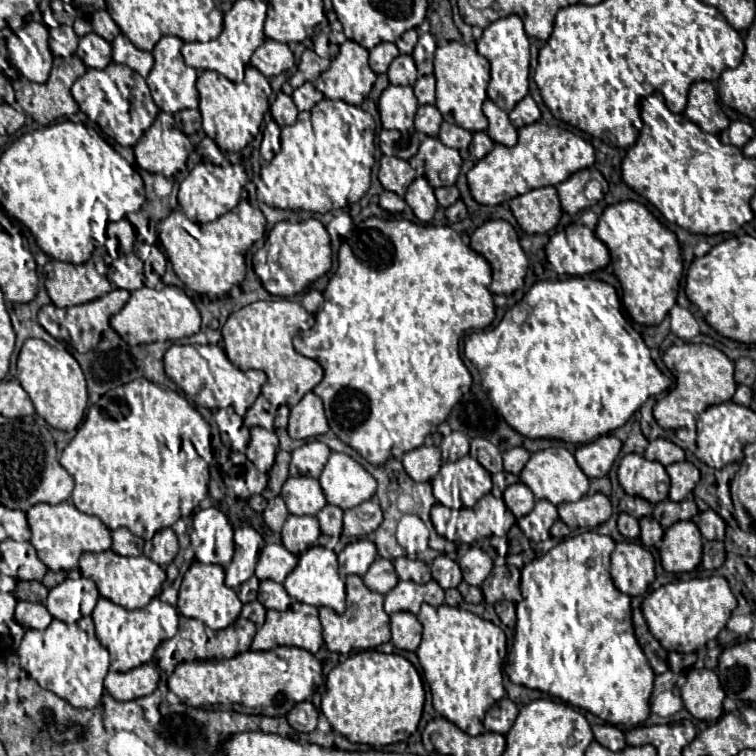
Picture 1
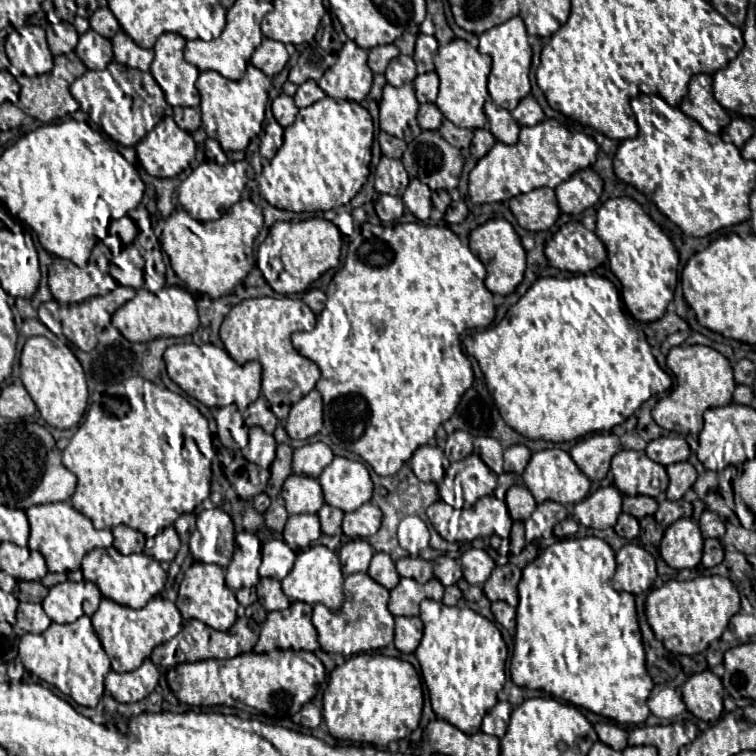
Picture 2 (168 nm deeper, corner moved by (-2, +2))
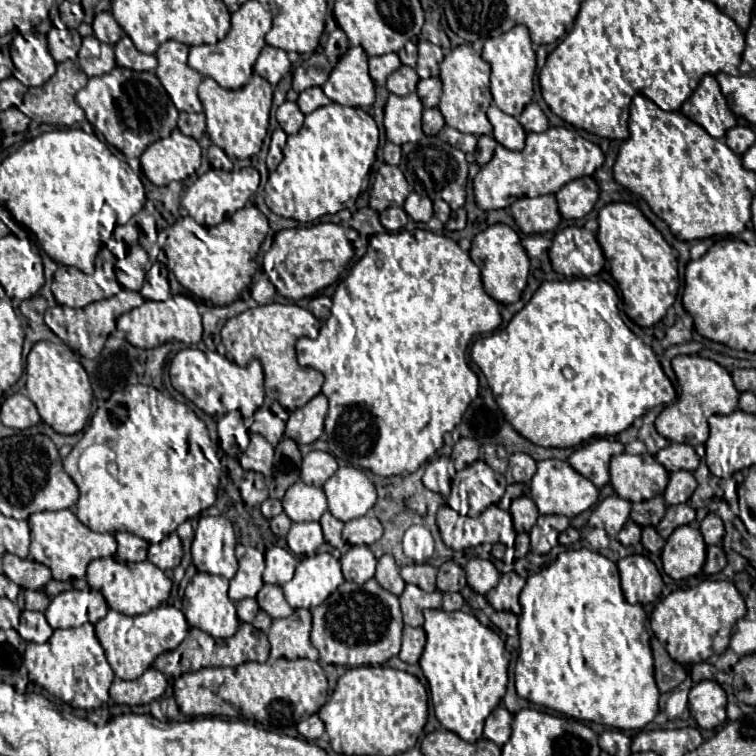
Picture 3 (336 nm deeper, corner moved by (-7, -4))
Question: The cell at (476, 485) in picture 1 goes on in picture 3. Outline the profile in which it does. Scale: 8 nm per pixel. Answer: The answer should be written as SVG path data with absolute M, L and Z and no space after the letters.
M479 459L456 473L447 505L463 516L479 515L489 505L499 503L505 487L505 475L493 471Z

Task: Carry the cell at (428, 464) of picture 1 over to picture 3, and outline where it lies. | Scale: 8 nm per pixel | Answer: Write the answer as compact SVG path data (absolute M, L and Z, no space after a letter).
M438 456L427 463L425 475L423 475L423 485L427 489L447 497L451 492L451 483L455 473L453 461L449 457Z

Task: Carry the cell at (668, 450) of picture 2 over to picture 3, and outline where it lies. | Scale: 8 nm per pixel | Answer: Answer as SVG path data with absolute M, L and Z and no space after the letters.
M669 443L667 447L663 447L655 459L667 469L667 471L695 471L699 465L699 455L695 453L695 449L691 445L681 445L681 443Z

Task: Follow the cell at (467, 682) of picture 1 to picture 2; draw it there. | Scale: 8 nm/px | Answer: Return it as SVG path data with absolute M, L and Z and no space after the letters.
M432 599L420 603L424 637L416 649L422 679L430 693L434 713L472 735L480 731L482 717L498 703L498 693L506 682L506 643L500 629L472 609L448 607Z

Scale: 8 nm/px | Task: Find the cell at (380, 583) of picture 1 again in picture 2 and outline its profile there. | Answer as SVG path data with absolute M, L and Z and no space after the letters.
M376 553L376 555L372 557L368 575L370 575L374 581L378 581L380 585L384 585L386 589L396 587L396 583L400 581L400 575L396 573L394 561L390 559L388 553Z

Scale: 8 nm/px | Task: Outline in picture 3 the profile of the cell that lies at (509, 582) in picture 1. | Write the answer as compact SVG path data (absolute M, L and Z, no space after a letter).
M515 571L501 575L499 583L485 595L487 601L493 605L497 611L511 611L515 615L521 613L519 605L519 593L525 585L525 579L521 579Z

